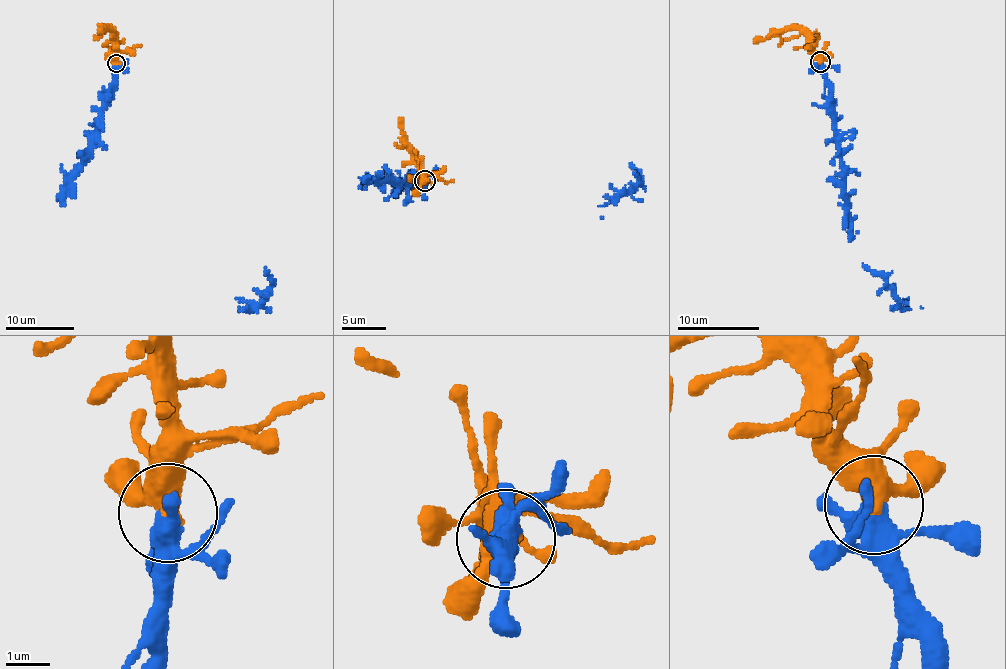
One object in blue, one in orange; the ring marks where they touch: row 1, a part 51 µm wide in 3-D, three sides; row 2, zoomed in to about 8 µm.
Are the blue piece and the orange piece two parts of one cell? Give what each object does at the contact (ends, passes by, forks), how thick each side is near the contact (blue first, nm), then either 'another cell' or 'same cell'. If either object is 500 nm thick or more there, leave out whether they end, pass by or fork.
blue forks | orange passes by | 340/440 nm | same cell

